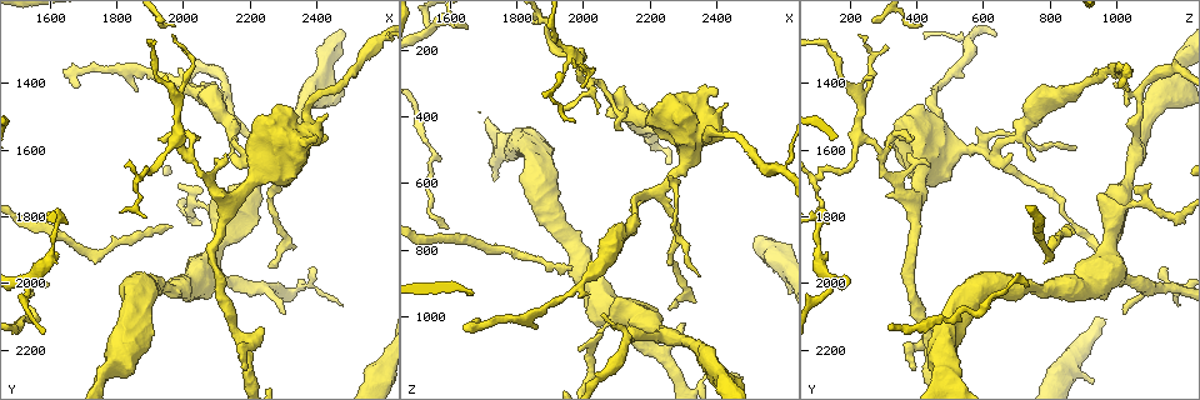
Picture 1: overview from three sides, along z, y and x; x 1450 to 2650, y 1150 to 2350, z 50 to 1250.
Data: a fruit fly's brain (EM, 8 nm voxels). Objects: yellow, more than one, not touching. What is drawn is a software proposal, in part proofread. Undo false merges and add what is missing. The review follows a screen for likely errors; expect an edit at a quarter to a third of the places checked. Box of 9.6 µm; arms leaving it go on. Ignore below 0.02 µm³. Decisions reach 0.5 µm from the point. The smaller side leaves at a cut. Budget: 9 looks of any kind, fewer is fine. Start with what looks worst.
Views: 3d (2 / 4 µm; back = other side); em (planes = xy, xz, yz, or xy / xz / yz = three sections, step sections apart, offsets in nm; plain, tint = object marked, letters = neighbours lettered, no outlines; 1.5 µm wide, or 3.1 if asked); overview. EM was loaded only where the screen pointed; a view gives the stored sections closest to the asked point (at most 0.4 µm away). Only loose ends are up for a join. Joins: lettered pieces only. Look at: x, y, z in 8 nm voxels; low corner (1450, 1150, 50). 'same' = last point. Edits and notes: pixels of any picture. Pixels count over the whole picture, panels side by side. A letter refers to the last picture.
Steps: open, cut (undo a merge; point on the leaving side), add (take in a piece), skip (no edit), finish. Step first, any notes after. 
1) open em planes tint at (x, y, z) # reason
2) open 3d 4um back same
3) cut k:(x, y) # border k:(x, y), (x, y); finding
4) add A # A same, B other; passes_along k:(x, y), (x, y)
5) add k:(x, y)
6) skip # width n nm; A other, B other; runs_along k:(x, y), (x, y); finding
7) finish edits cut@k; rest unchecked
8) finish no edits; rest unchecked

open 3d 2um at (1970, 1830, 860) # branch stops here

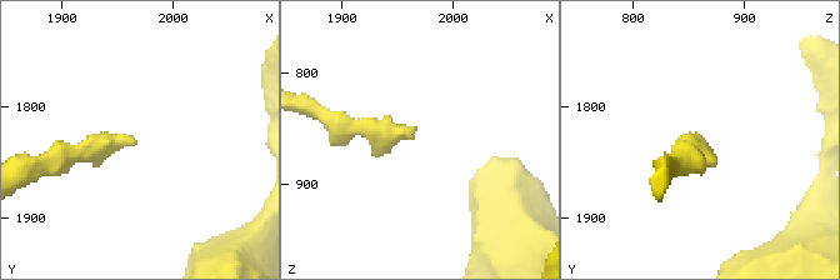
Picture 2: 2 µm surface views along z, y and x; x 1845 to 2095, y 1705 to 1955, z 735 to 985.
open em planes letters at (1968, 1832, 850)

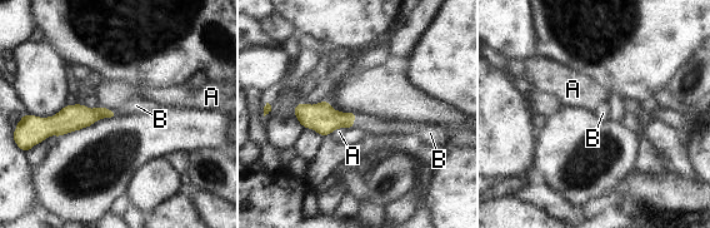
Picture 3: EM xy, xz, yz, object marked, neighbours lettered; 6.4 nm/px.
add B # A other, B same; passes_along 3:(321, 118), (354, 118), (371, 124); it goes on there

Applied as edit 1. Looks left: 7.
open em planes tint at (2390, 1950, 1150) # tapers out

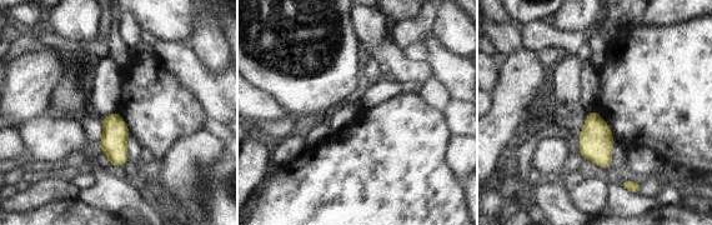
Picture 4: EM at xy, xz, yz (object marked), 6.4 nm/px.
open em planes letters same

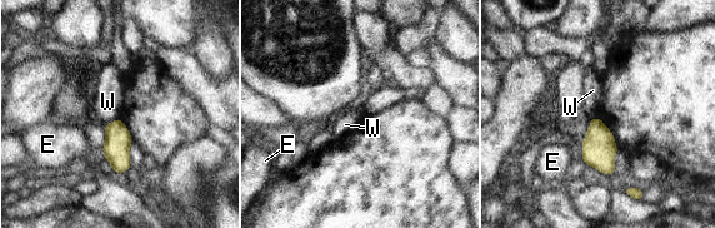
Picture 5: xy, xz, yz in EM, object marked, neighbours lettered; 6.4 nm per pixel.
skip # width 170 nm; E other, W other; no lettered piece goes on from it

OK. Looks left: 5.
open em xz step 4 letters at (2110, 1650, 430) # an open end

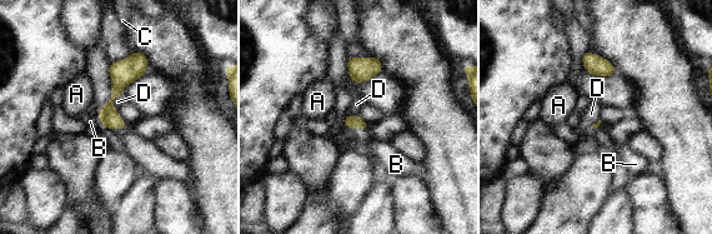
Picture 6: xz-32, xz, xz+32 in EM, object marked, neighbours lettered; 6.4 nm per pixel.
open em planes letters same

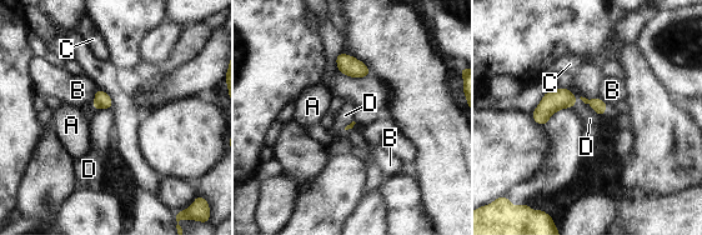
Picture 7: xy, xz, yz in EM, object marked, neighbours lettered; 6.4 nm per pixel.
skip # A other, B other, C other, D other; border 7:(95, 108), (110, 109); no lettered piece goes on from it

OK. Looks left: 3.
open overview

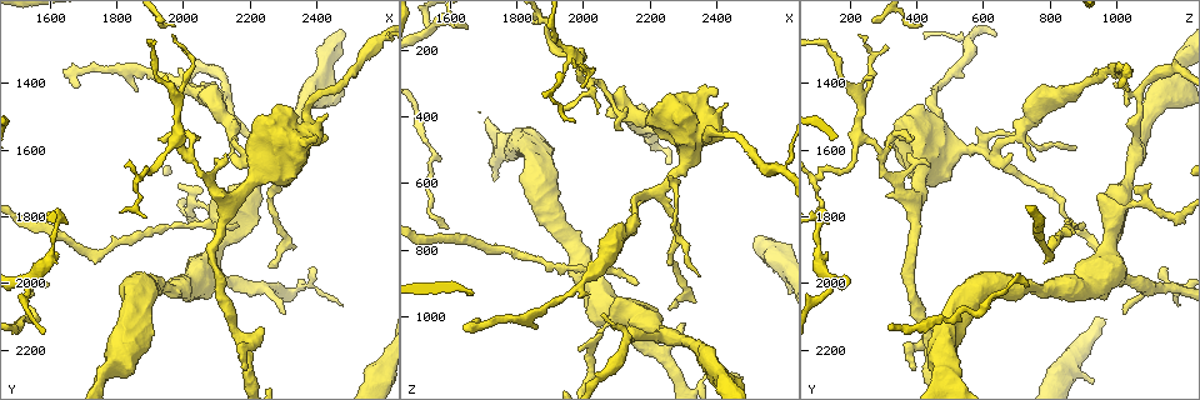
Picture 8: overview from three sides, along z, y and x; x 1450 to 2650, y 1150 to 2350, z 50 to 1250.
open em planes letters at (2410, 1580, 320) # an open end

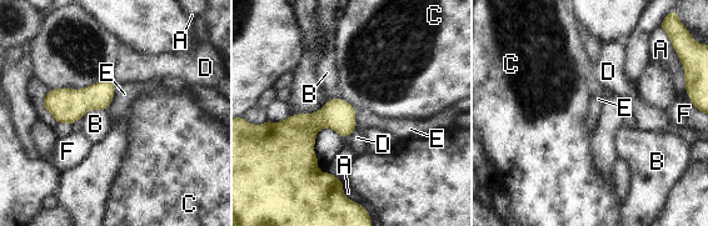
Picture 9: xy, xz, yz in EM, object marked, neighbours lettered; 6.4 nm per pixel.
skip # longest_contact B 180 nm; A other, B other, C other, D other, E other, F other; no lettered piece goes on from it

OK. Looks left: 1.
finish edits add@3; rest unchecked

